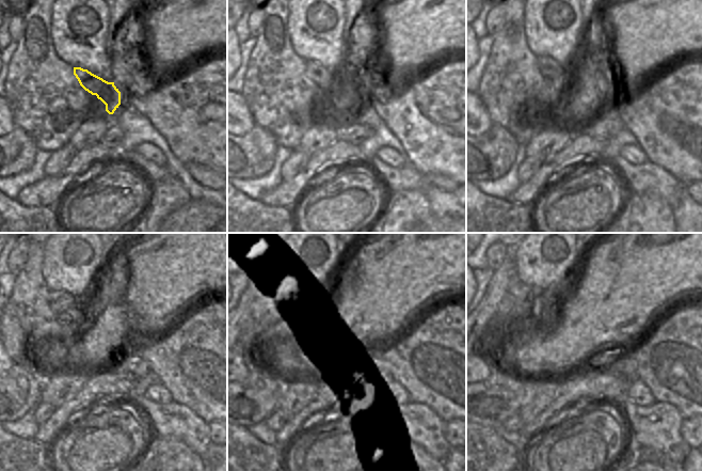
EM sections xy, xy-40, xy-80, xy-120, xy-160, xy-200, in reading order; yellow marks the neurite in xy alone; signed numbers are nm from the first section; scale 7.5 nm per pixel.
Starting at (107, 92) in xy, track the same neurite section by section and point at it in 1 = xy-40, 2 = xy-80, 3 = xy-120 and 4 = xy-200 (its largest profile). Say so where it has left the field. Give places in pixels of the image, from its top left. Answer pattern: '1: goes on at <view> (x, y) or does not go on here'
1: goes on at xy-40 (323, 78)
2: goes on at xy-80 (561, 79)
3: goes on at xy-120 (63, 304)
4: goes on at xy-200 (521, 291)

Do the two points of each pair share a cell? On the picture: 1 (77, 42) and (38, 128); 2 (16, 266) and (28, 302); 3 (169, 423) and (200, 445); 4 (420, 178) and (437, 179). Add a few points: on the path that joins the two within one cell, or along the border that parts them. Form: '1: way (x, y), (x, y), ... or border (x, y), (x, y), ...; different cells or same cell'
1: border (52, 43), (54, 52), (73, 67); different cells
2: border (28, 248), (28, 260), (16, 275); different cells
3: way (176, 423), (192, 438); same cell
4: border (426, 175), (428, 182); different cells

